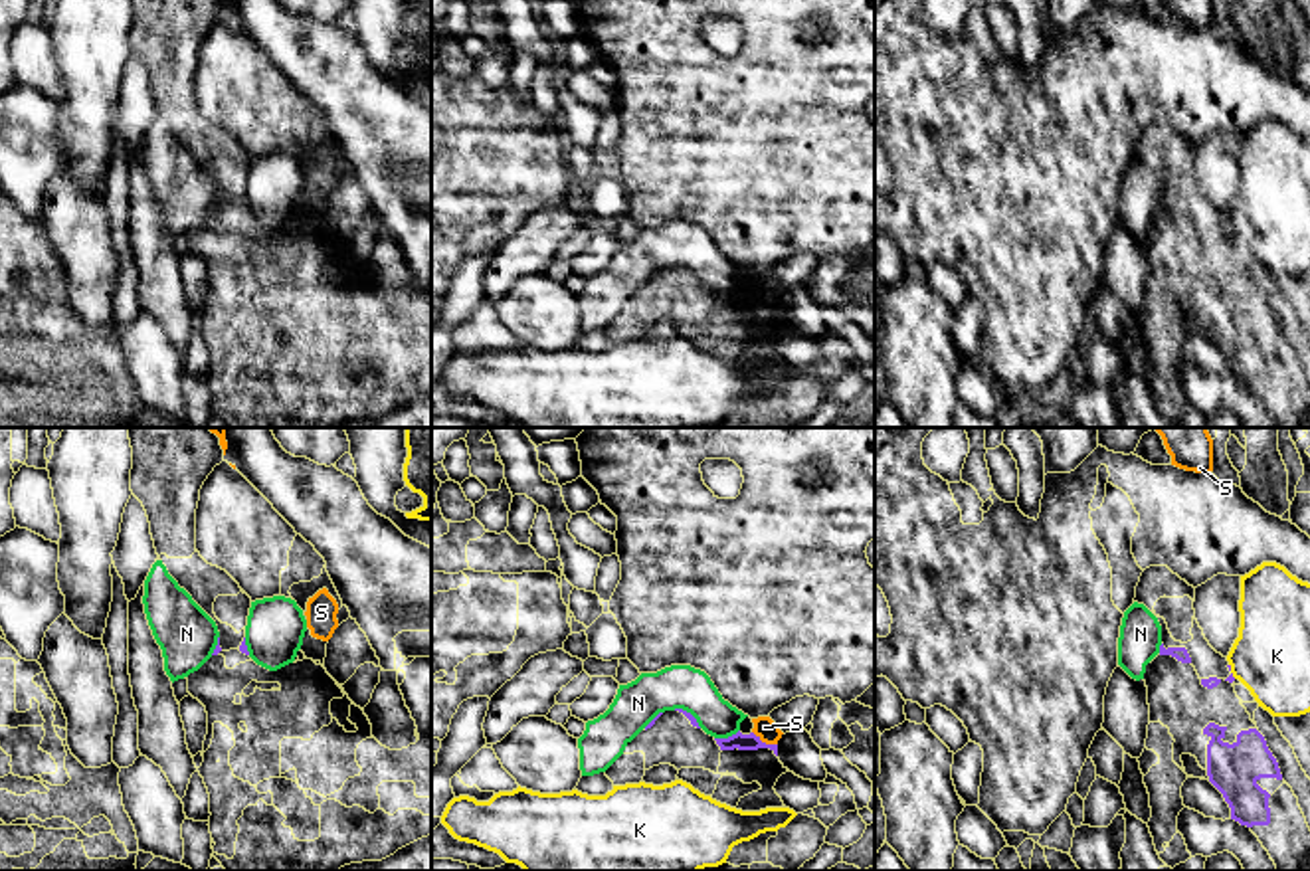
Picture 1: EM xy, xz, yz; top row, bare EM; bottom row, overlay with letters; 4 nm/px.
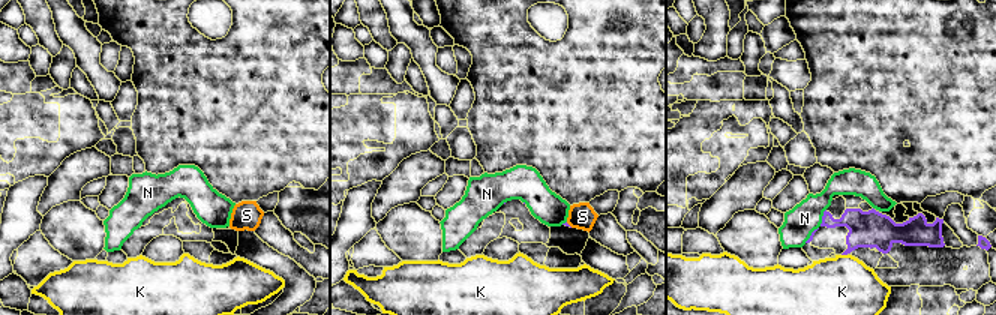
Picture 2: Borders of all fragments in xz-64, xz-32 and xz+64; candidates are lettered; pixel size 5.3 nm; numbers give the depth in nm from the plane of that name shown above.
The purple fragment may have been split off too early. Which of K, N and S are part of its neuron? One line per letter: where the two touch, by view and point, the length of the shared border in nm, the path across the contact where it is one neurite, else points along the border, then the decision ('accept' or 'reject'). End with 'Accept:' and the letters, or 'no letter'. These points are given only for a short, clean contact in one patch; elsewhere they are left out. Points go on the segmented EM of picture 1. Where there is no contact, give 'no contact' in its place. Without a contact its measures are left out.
K: meets purple in yz at (1231, 674); contact 70 nm long; border along yz (1229, 664), (1235, 677); reject
N: meets purple in xz at (729, 737); contact 110 nm long; reject
S: meets purple in xz at (764, 743); contact 120 nm long; border along xz (752, 731), (762, 741), (776, 745); reject
Accept: no letter

